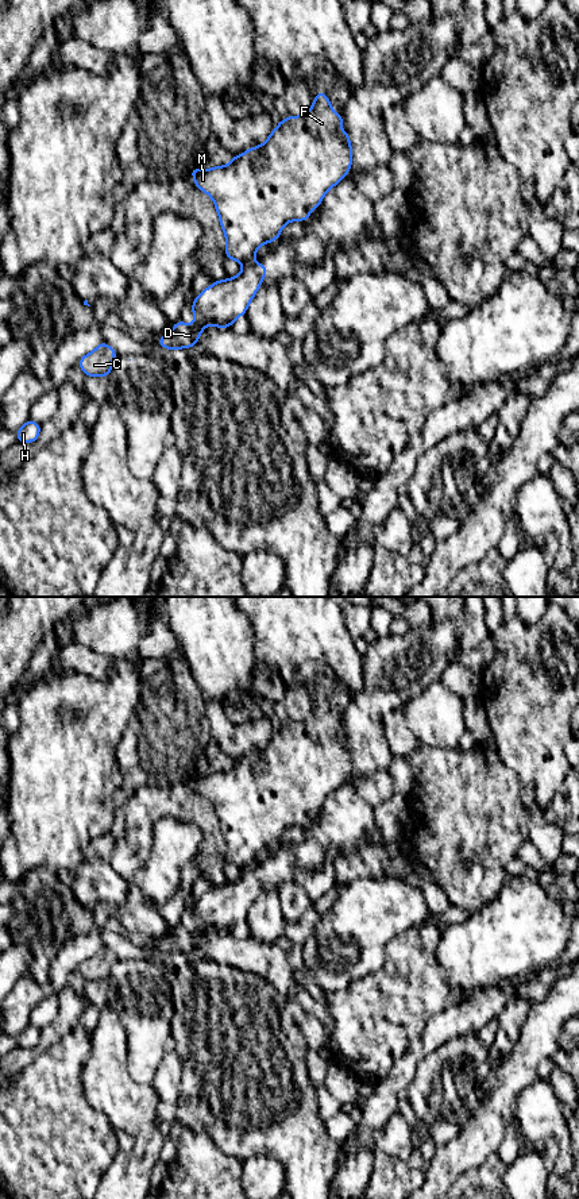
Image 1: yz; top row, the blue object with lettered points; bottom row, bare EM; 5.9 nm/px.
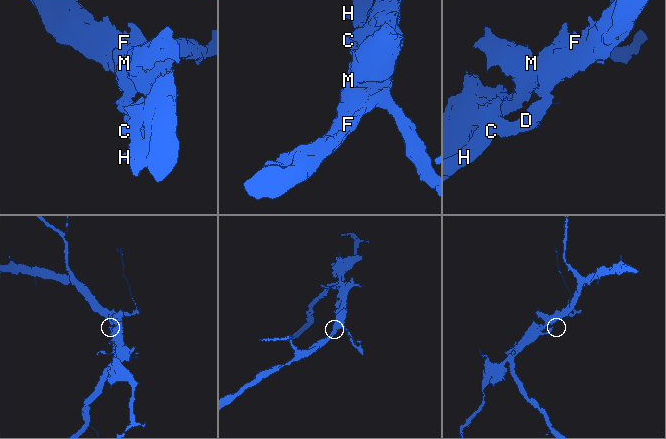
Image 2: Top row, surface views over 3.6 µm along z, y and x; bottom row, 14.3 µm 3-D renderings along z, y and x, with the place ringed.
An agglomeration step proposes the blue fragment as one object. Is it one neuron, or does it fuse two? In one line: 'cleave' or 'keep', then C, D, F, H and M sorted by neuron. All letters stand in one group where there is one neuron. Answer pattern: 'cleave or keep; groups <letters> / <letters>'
cleave; groups C D H / F M

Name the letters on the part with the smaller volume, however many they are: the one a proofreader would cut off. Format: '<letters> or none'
C, D, H

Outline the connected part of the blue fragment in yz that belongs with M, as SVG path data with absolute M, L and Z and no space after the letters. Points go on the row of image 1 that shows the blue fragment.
M320 90L314 95L310 111L302 116L287 116L271 131L262 146L254 146L243 154L232 157L225 166L198 170L197 165L189 171L194 177L196 189L204 190L215 203L227 246L225 258L242 263L251 262L256 250L271 240L278 240L282 227L293 220L306 221L310 211L320 207L324 194L337 185L351 170L352 149L350 135L339 131L344 126L343 113L335 113L328 96Z

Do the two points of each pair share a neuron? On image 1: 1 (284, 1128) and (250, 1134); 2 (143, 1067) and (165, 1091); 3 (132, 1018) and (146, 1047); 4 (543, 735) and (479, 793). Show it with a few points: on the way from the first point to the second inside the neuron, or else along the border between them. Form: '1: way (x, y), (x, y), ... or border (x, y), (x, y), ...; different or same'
1: way (276, 1128), (258, 1130); same
2: border (166, 1053), (151, 1084); different
3: way (139, 1025), (146, 1032), (146, 1040); same
4: border (495, 748), (500, 759), (514, 773), (521, 795); different

